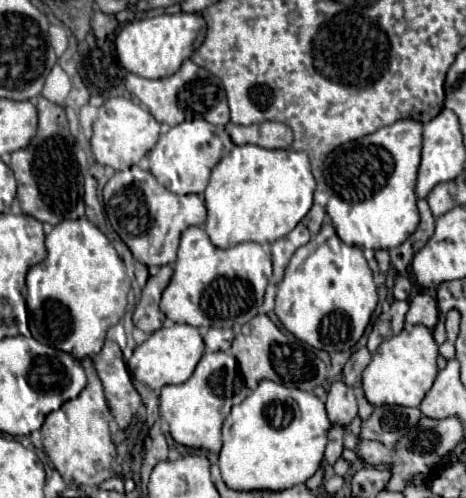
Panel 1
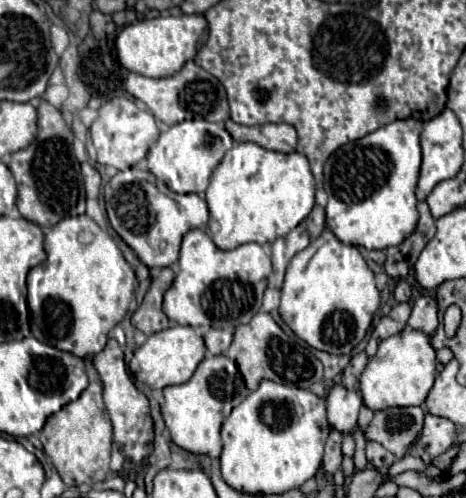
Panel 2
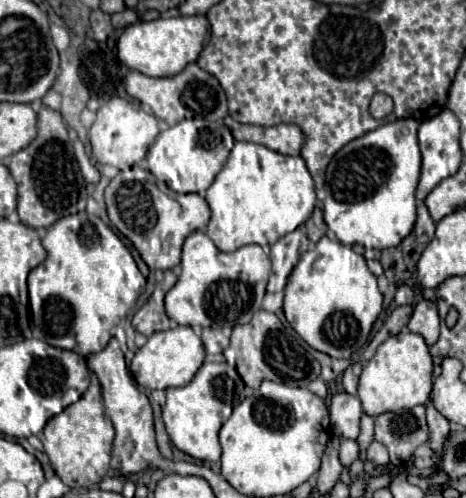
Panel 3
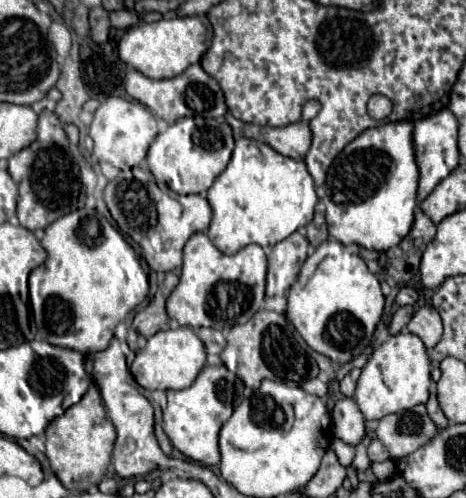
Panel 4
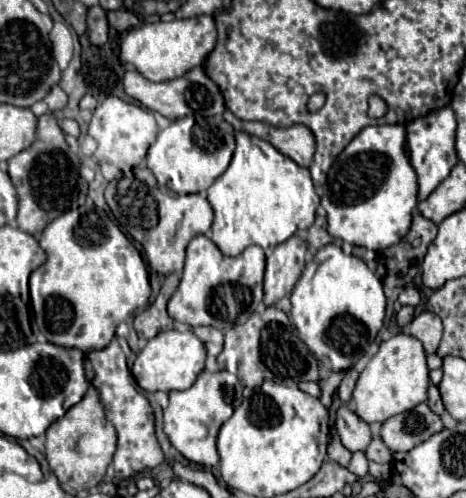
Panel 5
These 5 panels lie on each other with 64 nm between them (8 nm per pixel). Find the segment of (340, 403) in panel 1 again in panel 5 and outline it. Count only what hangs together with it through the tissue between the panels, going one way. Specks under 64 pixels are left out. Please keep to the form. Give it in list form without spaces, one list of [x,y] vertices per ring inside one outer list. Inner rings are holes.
[[[342,404],[336,410],[334,430],[338,432],[338,436],[342,434],[342,444],[350,452],[356,452],[356,450],[366,452],[366,446],[372,440],[368,424],[364,420],[360,420],[360,416],[356,416],[356,412],[352,412],[352,408],[348,404]]]

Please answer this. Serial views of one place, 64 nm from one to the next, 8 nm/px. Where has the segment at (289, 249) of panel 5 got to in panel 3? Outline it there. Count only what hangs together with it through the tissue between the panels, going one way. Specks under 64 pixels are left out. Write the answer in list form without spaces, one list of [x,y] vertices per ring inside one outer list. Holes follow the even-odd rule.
[[[294,230],[288,236],[282,236],[276,244],[272,244],[270,260],[272,274],[268,280],[268,292],[282,292],[288,280],[288,274],[296,266],[298,258],[310,248],[310,240],[302,230]]]

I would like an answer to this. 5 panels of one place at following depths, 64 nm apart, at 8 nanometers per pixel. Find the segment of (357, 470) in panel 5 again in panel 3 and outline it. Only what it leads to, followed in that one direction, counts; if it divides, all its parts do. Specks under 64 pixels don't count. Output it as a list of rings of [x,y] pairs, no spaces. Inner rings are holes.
[[[362,414],[360,418],[360,436],[358,436],[358,446],[360,446],[360,458],[366,460],[366,448],[374,440],[374,418],[368,414]]]

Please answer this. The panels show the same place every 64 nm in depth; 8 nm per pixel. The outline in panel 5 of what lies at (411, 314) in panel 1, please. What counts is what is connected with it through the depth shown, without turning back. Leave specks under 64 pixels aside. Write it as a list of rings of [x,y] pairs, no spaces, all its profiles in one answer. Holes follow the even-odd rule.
[[[420,312],[408,326],[408,332],[416,336],[428,354],[434,354],[442,340],[442,320],[434,312]]]

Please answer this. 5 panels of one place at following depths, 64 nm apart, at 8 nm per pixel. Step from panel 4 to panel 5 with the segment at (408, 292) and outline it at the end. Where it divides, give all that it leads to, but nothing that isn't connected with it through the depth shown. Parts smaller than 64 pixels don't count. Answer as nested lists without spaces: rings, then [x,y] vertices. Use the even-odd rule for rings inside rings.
[[[406,288],[400,296],[398,296],[398,302],[400,304],[410,304],[410,306],[416,306],[420,302],[420,294],[416,288]]]

